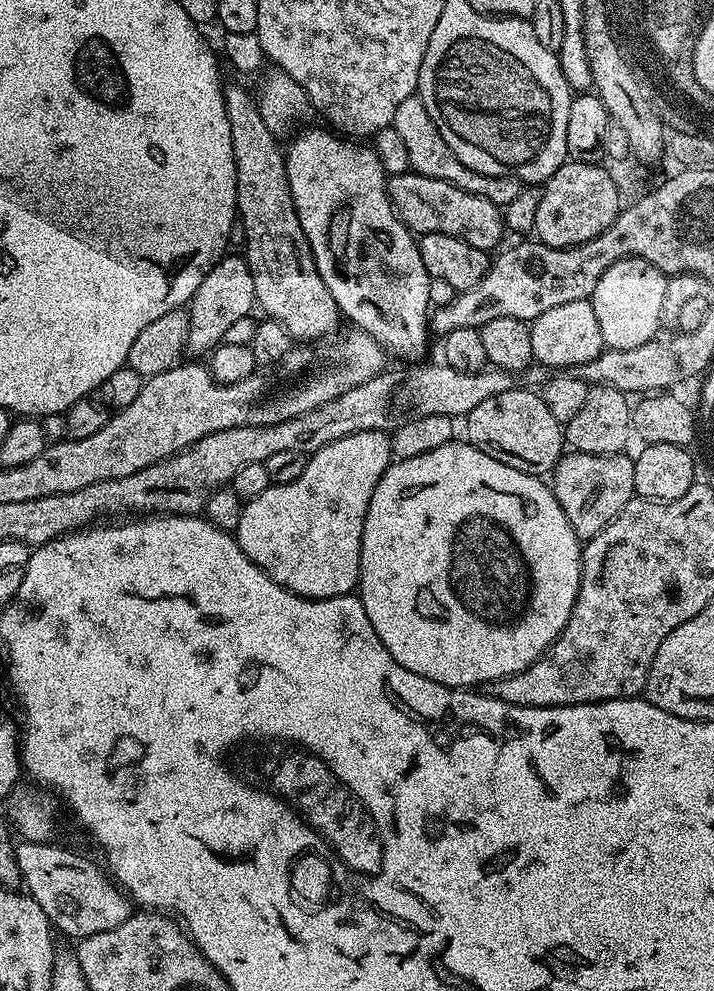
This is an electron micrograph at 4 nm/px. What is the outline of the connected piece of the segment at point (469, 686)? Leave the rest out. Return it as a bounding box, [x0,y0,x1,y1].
[358,442,582,690]

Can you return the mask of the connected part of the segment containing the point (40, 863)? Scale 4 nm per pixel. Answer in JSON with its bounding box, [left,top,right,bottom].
[16,840,134,942]

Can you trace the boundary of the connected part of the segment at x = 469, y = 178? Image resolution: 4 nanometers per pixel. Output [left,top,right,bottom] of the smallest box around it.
[392,95,522,206]

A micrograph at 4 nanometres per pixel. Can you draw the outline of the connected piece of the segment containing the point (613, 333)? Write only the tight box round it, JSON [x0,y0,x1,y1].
[591,256,668,350]

